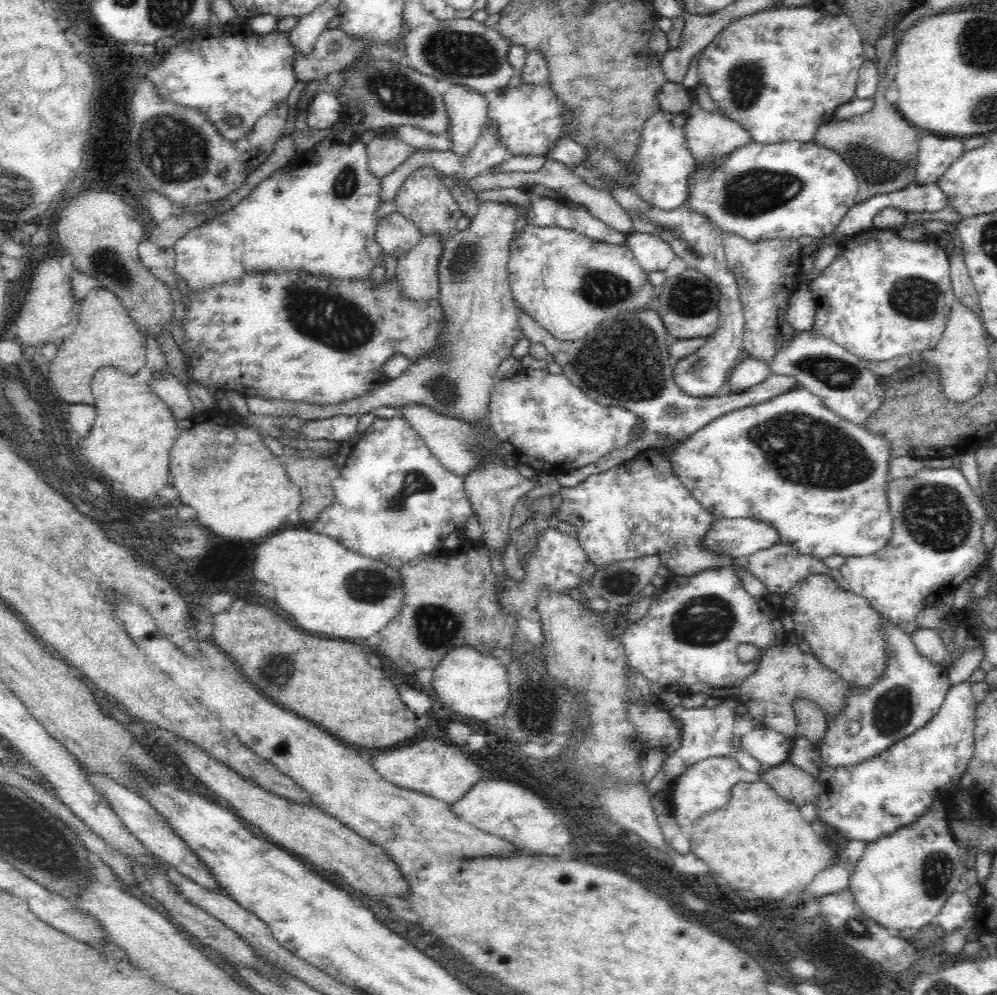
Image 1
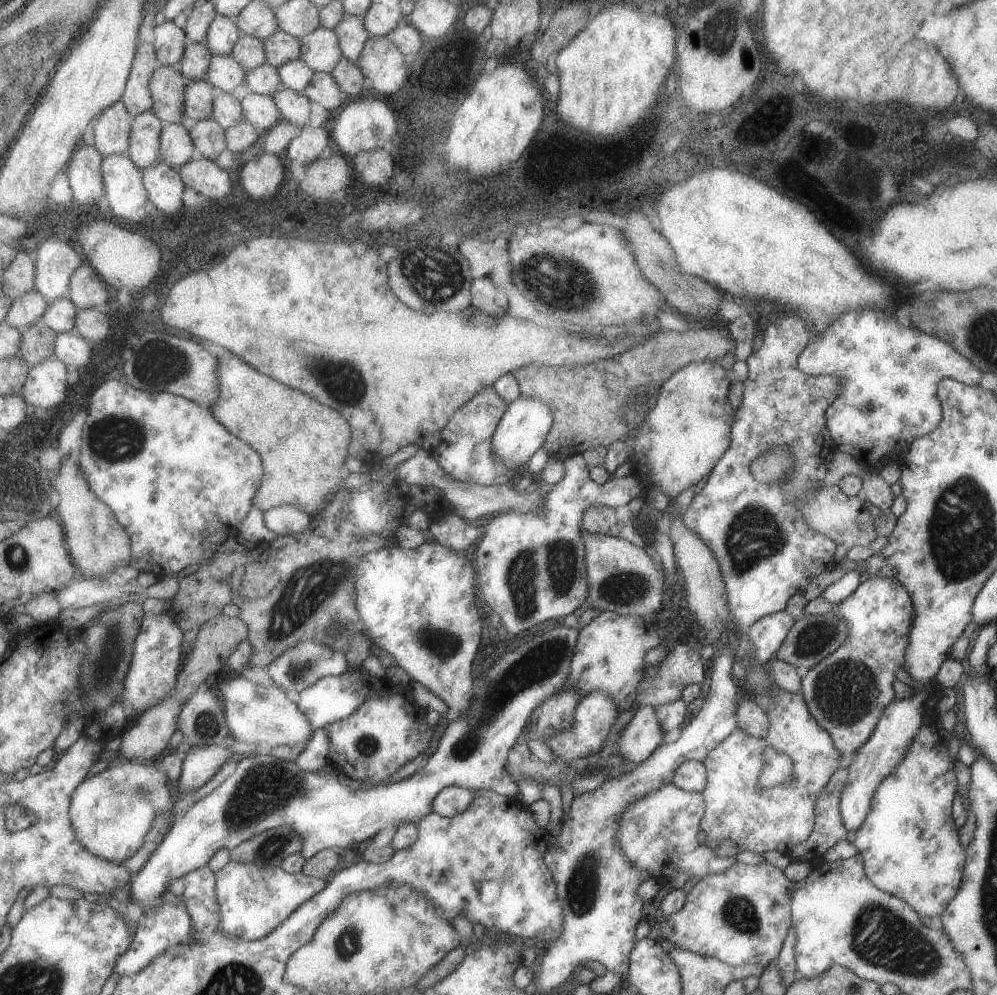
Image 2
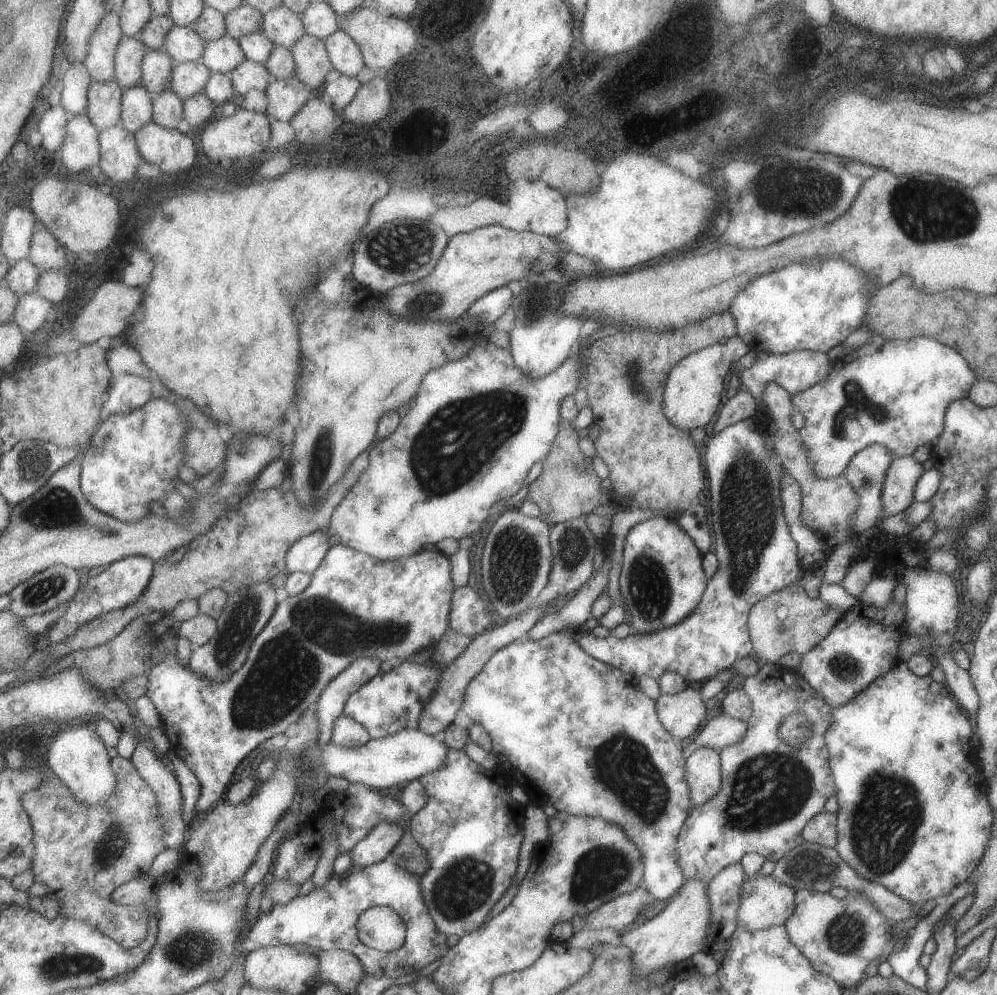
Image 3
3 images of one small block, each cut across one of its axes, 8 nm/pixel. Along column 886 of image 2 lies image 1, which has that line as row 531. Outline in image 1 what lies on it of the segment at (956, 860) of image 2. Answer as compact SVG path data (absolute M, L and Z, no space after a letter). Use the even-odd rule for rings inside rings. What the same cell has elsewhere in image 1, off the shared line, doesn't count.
M802 386L762 404L740 408L712 420L712 424L706 424L704 428L682 440L682 444L670 458L672 470L680 478L680 482L718 520L760 520L780 532L778 544L788 544L800 554L818 560L824 560L832 554L840 554L846 558L870 556L888 546L892 536L892 514L888 510L886 498L890 460L892 454L886 438L836 416L822 404L820 396L814 396ZM790 416L812 416L810 420L814 422L786 422L786 418L790 420Z

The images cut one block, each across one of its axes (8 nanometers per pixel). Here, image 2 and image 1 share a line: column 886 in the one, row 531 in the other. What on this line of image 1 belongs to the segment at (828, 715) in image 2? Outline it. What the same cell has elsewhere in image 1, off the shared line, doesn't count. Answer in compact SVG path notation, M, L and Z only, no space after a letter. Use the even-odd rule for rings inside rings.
M664 438L658 446L646 448L642 452L638 452L632 460L626 460L620 470L608 470L602 474L588 476L582 484L578 484L574 488L560 488L560 496L562 496L560 512L558 512L560 522L568 522L568 524L574 524L578 528L580 546L584 548L588 558L594 562L594 566L608 566L608 564L622 562L628 558L658 554L660 564L670 568L674 572L674 576L678 576L678 574L680 576L694 576L694 574L700 574L700 572L710 570L710 568L732 568L740 576L748 594L754 598L762 598L762 594L768 592L766 584L760 582L748 568L740 568L738 564L732 564L734 556L702 548L704 536L708 534L712 524L718 522L718 518L712 512L708 512L692 496L692 492L680 482L680 478L674 474L670 458L674 456L674 452L680 444L682 444L680 440Z

